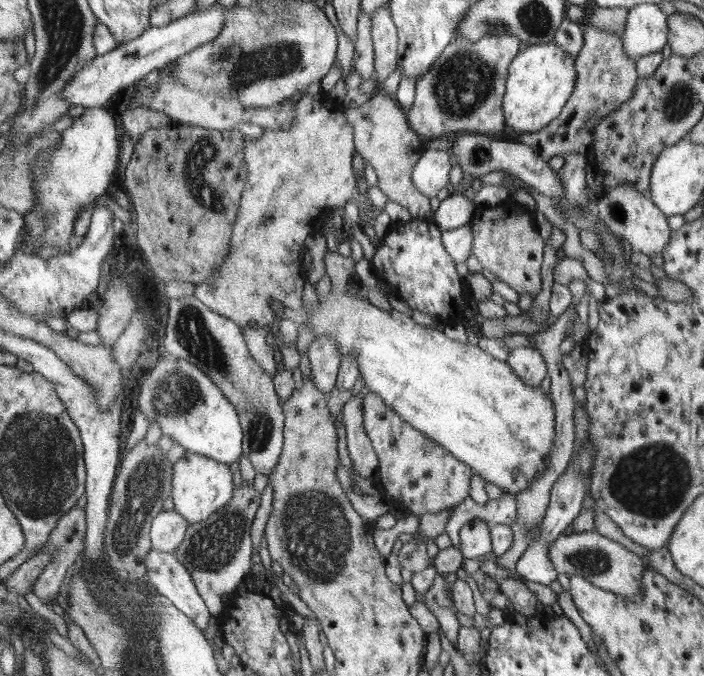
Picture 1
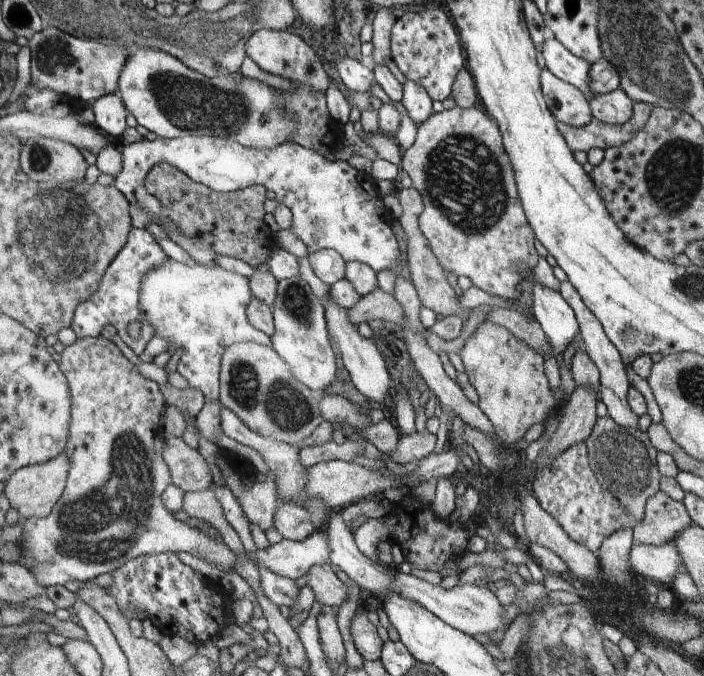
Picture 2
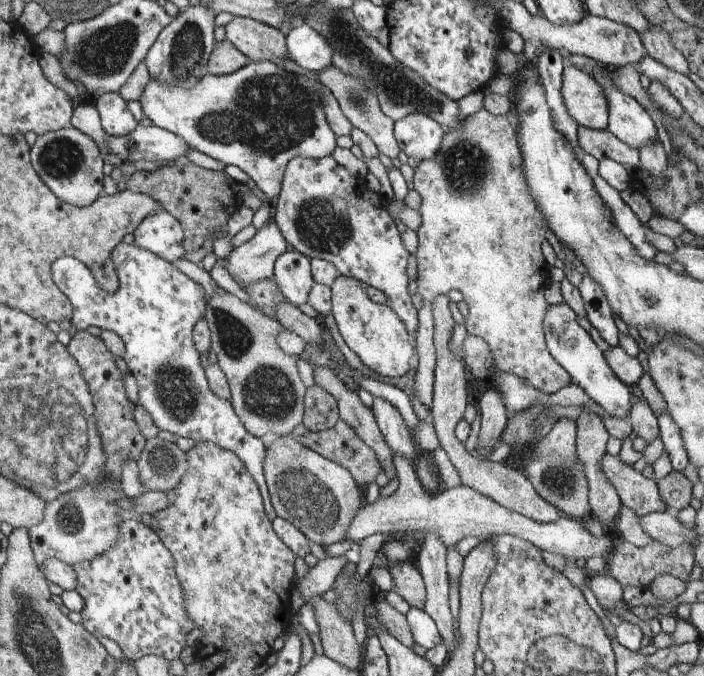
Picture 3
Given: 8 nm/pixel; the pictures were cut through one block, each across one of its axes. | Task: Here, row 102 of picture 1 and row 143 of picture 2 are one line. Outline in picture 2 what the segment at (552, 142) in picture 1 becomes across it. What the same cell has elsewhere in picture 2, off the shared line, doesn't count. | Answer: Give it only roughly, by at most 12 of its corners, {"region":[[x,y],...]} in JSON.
{"region":[[633,105],[622,126],[595,120],[582,127],[558,122],[573,152],[620,148],[646,126],[655,106]]}

